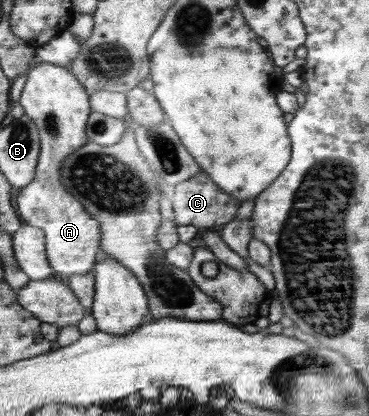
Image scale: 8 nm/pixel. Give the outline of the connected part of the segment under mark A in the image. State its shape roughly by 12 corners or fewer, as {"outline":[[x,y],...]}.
{"outline":[[69,67],[25,73],[20,100],[41,133],[17,213],[45,233],[61,275],[89,274],[99,221],[61,185],[88,142],[90,94]]}

